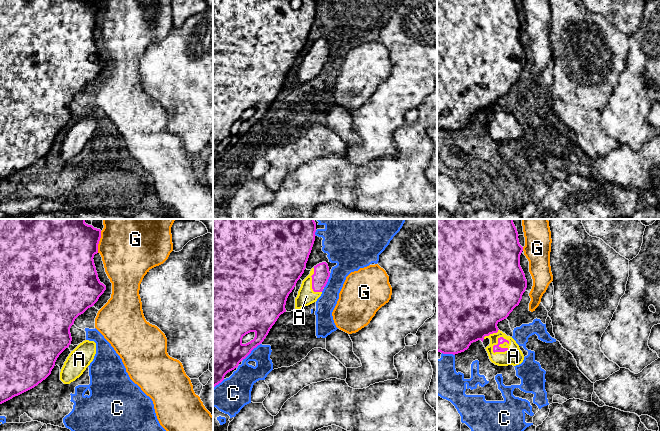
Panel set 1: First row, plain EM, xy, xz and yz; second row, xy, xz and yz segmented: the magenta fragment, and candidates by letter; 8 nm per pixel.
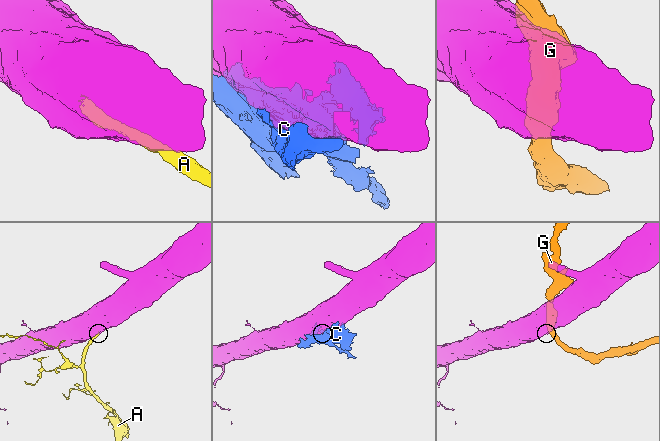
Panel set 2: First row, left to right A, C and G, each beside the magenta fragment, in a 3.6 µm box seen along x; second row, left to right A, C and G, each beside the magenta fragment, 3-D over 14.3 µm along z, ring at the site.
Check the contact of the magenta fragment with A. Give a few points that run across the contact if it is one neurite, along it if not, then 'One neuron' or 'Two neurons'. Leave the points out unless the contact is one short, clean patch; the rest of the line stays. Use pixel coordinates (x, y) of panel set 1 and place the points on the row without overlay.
Line: yz (501, 116), (498, 119), (513, 132). One neuron

